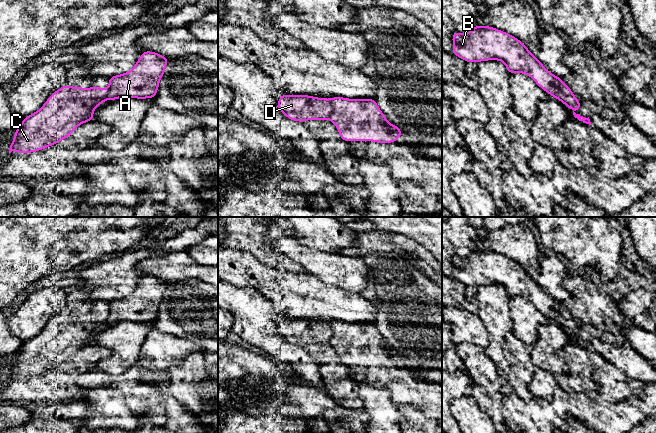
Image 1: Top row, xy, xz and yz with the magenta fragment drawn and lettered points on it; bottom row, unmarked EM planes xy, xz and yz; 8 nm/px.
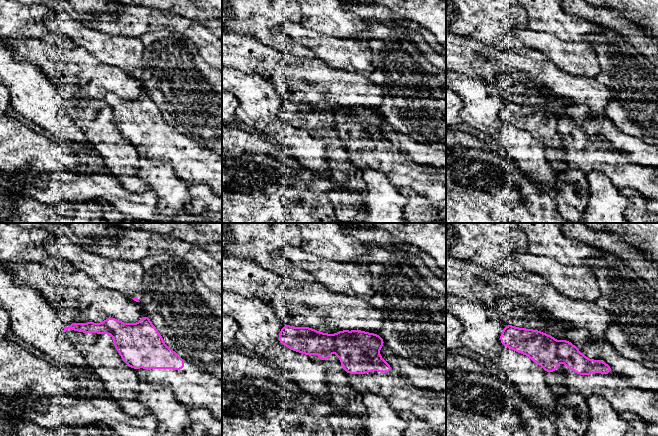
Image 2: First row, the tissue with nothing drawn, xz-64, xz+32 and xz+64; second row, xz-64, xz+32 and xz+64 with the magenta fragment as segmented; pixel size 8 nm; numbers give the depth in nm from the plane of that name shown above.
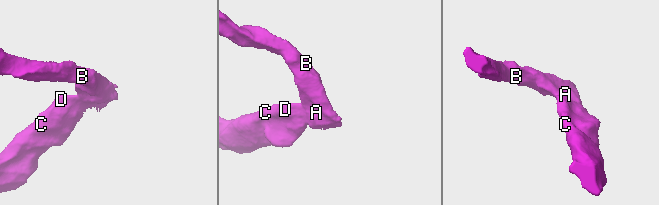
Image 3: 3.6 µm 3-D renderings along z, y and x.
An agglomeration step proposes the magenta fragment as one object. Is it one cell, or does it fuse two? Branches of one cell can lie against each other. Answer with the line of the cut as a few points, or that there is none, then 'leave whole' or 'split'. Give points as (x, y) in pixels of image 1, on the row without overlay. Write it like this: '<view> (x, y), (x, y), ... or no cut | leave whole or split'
xz (330, 324), (332, 335), (328, 342) | split

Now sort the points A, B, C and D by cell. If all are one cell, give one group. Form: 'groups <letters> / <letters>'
groups A B / C D

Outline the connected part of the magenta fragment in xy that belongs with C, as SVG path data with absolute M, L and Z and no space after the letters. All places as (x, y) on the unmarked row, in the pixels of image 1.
M62 310L50 319L38 335L23 343L21 349L15 354L16 357L10 369L9 378L14 374L18 377L43 374L69 361L79 349L95 344L93 335L98 329L105 326L104 323L108 319L108 315L108 312L100 313L98 310L92 312Z

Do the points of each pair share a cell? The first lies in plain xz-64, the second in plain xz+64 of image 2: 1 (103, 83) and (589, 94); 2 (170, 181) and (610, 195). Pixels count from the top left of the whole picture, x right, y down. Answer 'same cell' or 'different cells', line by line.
1: same cell
2: same cell

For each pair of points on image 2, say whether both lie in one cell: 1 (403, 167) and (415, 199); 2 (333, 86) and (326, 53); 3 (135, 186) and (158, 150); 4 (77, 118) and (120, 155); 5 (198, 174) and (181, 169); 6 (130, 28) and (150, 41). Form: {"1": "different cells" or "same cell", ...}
{"1": "different cells", "2": "different cells", "3": "different cells", "4": "same cell", "5": "same cell", "6": "different cells"}

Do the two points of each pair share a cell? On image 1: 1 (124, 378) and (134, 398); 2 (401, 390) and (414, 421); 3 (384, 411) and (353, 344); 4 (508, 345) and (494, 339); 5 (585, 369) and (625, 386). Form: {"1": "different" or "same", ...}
{"1": "same", "2": "different", "3": "different", "4": "same", "5": "same"}

